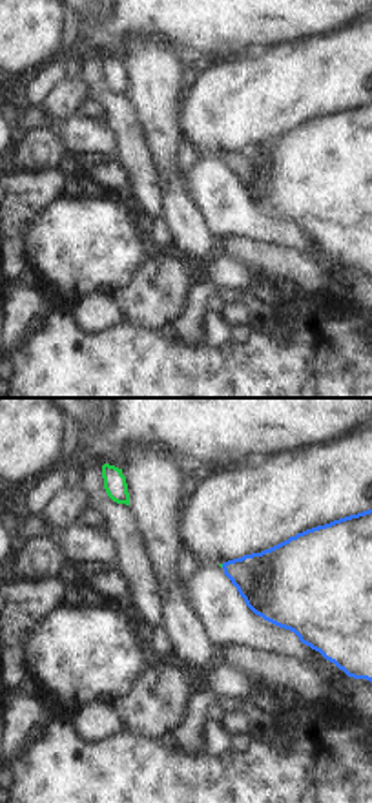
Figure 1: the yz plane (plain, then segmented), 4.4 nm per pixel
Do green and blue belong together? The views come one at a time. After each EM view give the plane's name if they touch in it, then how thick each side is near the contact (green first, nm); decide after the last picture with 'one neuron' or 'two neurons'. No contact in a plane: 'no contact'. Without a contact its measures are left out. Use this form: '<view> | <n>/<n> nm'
no contact

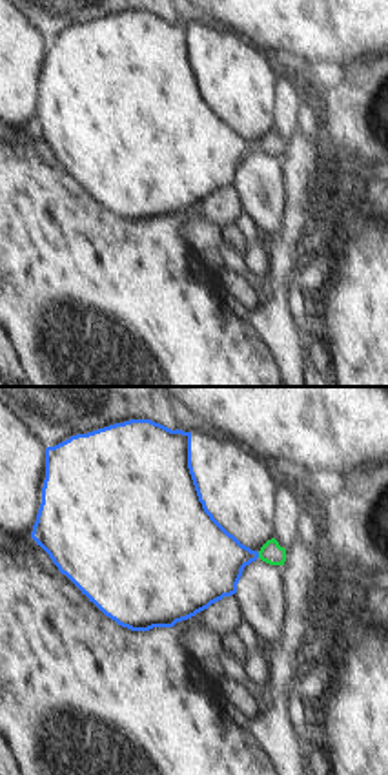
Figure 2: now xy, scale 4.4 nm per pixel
xy | 100/340 nm

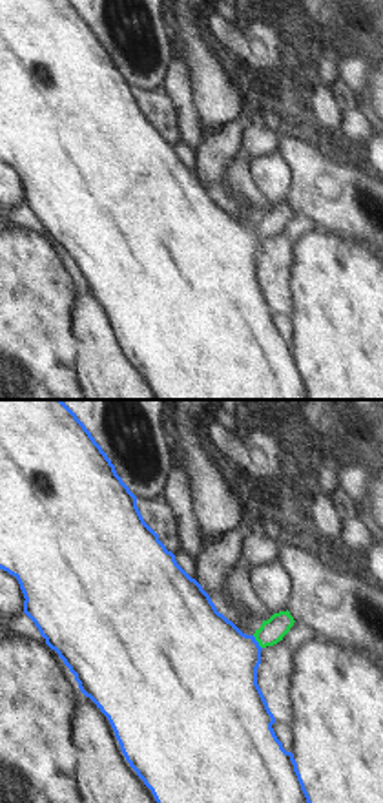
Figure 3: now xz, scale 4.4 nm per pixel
xz | 110/440 nm

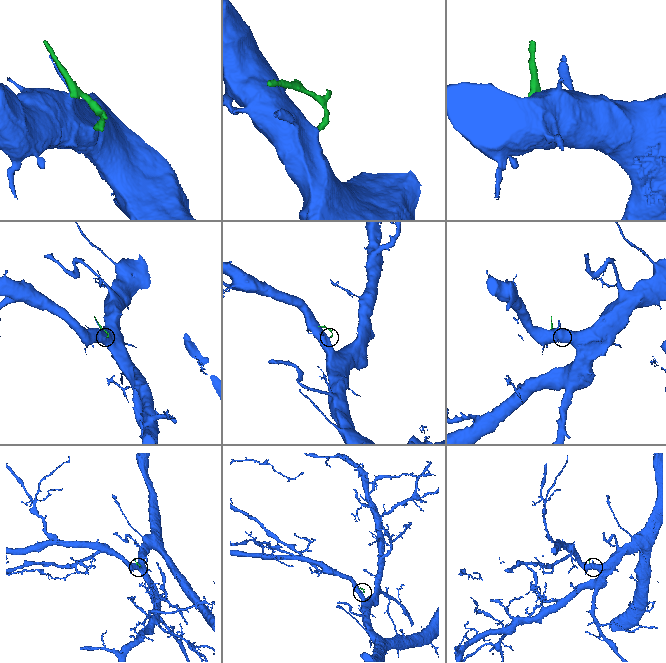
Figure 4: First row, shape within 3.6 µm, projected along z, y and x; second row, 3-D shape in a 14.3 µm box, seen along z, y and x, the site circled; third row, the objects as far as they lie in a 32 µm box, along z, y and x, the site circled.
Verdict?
one neuron

